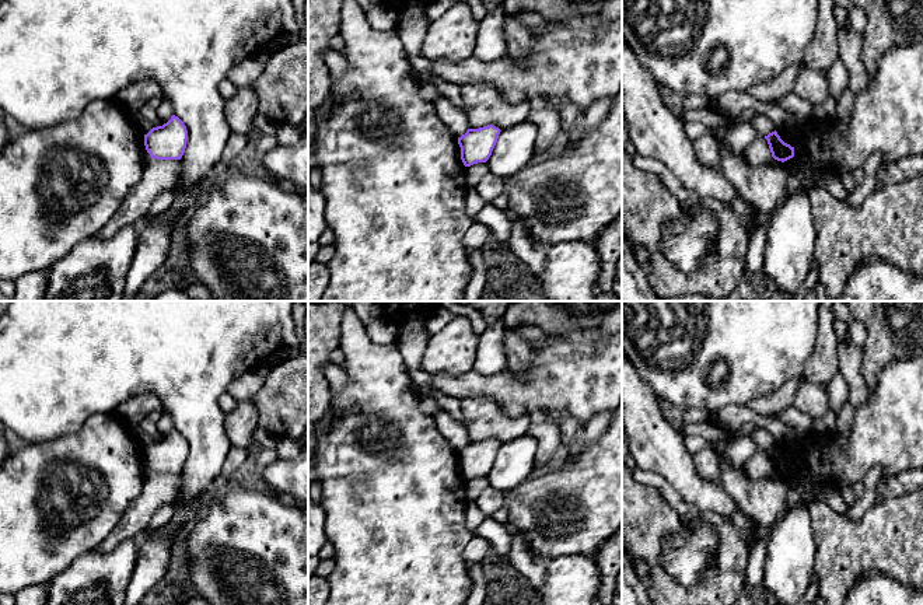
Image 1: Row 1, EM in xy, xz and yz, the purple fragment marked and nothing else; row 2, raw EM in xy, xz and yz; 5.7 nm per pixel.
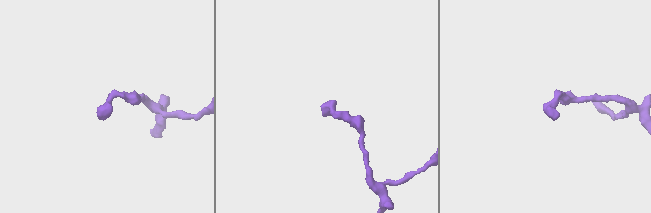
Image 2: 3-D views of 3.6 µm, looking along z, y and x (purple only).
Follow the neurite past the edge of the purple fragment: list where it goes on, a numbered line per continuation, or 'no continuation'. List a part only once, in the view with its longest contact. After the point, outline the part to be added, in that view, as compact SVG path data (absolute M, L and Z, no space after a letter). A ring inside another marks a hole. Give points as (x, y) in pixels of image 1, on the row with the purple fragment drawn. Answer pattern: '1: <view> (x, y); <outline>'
no continuation

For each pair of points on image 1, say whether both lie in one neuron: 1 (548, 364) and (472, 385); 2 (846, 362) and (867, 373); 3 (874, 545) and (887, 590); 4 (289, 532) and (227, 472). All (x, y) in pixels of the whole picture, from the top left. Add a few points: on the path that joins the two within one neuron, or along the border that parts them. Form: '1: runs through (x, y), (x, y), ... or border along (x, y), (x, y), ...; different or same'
1: runs through (530, 383), (527, 385), (490, 385); same
2: border along (862, 345), (860, 374), (869, 390); different
3: border along (908, 586), (881, 573), (864, 572), (852, 587); different
4: border along (230, 485), (210, 502); different

